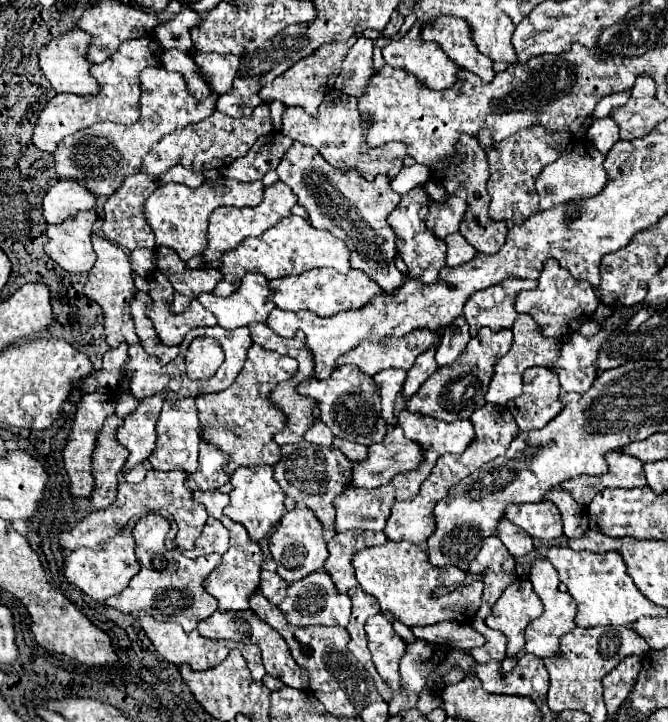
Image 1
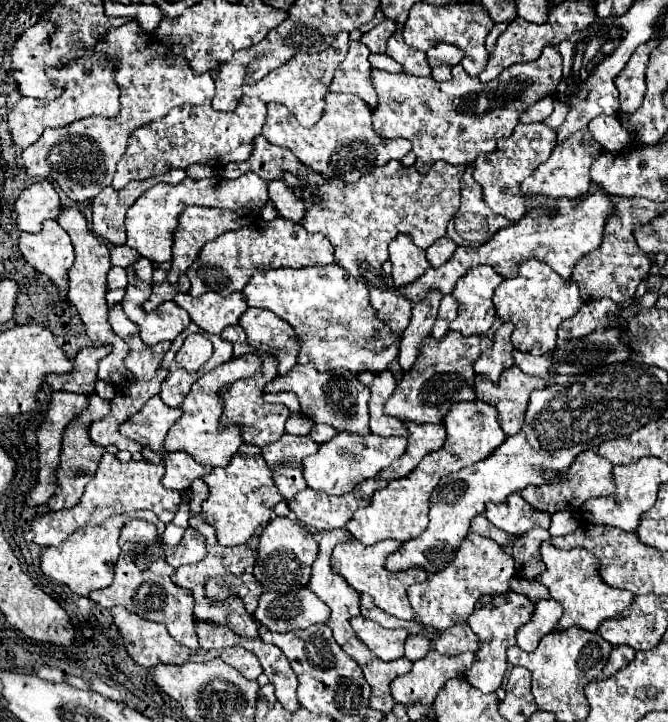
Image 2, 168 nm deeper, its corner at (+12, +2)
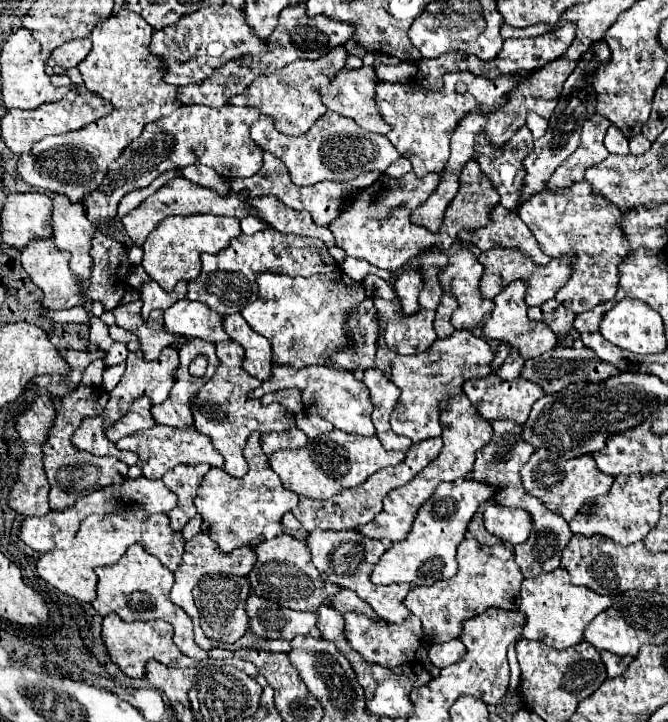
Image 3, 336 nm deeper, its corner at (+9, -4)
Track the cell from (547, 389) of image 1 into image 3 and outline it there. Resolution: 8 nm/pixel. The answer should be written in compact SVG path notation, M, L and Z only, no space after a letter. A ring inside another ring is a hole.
M493 373L485 379L469 379L463 383L463 391L467 393L467 397L471 399L471 403L475 405L475 409L485 417L485 419L511 419L519 425L523 425L529 417L529 411L533 407L533 403L537 399L541 399L545 395L545 391L527 381L527 379L511 379L511 381L503 381L503 379L497 379L493 377Z

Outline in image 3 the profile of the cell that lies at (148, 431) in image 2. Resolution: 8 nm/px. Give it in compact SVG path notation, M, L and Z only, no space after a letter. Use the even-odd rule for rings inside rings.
M139 397L139 401L133 401L121 419L105 429L105 437L115 443L119 437L127 437L129 433L137 433L141 429L151 429L153 425L155 421L151 421L151 401L147 401L147 397Z

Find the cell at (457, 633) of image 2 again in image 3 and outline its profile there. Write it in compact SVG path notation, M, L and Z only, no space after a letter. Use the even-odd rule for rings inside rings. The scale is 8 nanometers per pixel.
M451 639L447 643L437 643L427 649L427 657L431 665L435 665L437 669L445 669L457 663L463 657L463 653L465 653L465 645L459 643L457 639Z

